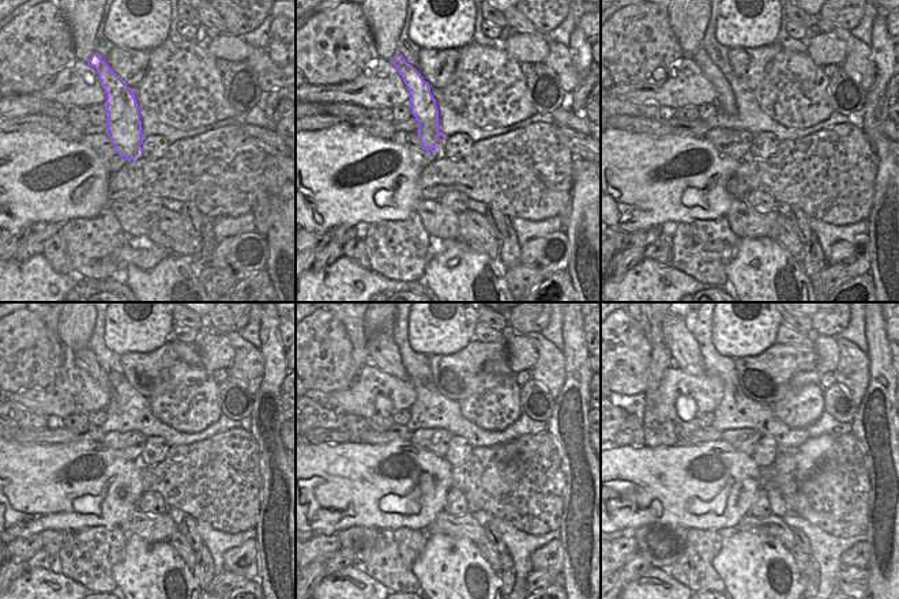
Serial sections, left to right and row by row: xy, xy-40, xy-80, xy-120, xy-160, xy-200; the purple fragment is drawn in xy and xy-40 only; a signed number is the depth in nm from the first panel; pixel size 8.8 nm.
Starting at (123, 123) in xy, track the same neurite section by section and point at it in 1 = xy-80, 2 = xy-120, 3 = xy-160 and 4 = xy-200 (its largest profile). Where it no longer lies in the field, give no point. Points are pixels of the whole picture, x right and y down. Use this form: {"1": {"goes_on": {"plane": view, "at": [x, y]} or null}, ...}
{"1": {"goes_on": {"plane": "xy-80", "at": [726, 102]}}, "2": {"goes_on": {"plane": "xy-120", "at": [86, 360]}}, "3": {"goes_on": {"plane": "xy-160", "at": [383, 353]}}, "4": {"goes_on": {"plane": "xy-200", "at": [684, 349]}}}

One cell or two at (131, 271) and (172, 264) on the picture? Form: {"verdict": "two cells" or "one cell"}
{"verdict": "one cell"}

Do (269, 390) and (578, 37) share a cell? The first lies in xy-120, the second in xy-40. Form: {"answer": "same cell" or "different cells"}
{"answer": "same cell"}

